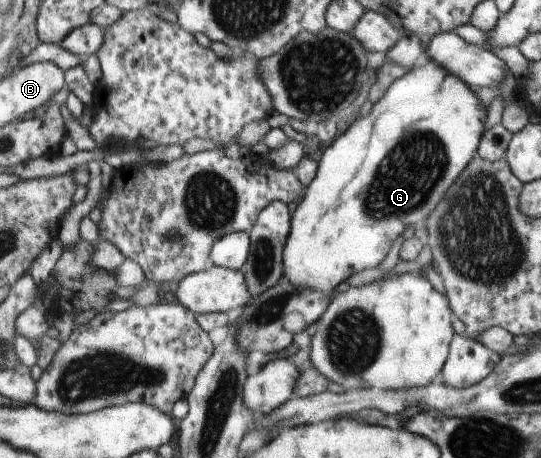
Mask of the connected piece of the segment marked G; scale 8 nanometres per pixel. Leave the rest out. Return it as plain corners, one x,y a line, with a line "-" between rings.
427,56
424,57
421,63
409,69
403,77
393,82
388,88
387,94
380,98
380,101
373,103
372,111
368,115
357,116
346,131
325,148
318,162
319,168
315,180
307,187
303,200
299,202
292,213
292,230
284,248
283,280
287,279
293,286
303,291
321,291
322,293
332,294
341,282
349,280
353,274
357,274
365,268
375,268
379,264
383,264
383,260
387,258
393,242
409,226
414,226
416,229
426,226
426,220
432,212
435,212
440,202
444,200
448,190
452,188
453,180
460,176
461,172
467,168
468,162
472,160
473,156
476,156
476,148
484,131
485,113
486,106
481,103
481,99
461,79
458,79
435,59

